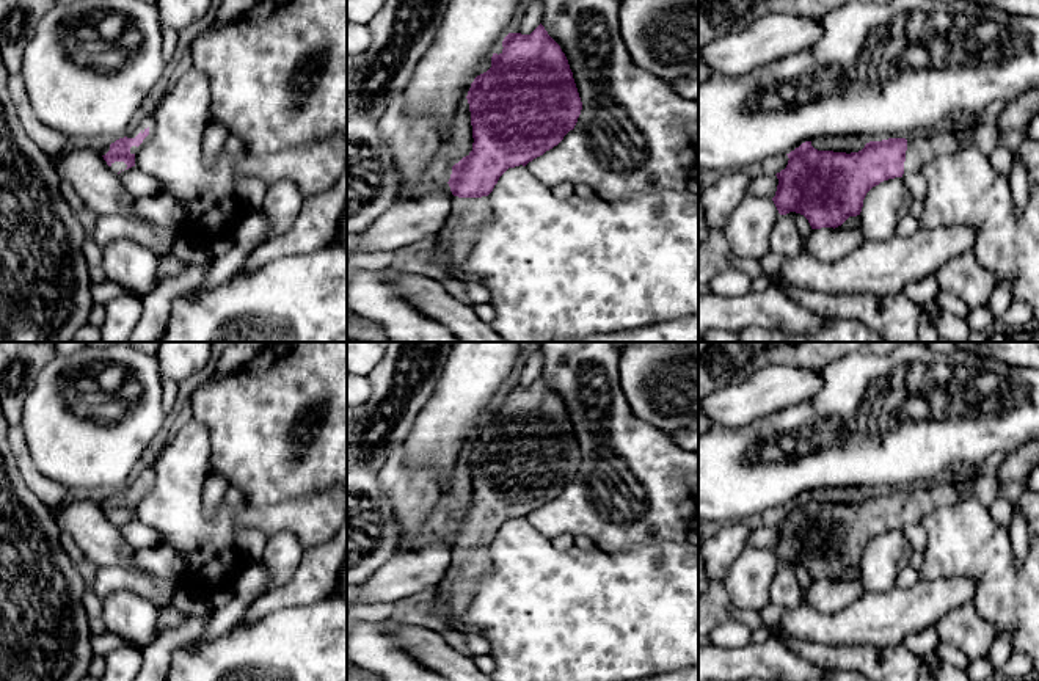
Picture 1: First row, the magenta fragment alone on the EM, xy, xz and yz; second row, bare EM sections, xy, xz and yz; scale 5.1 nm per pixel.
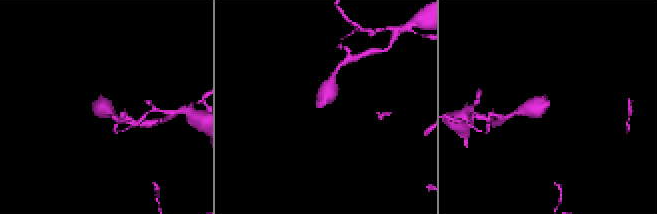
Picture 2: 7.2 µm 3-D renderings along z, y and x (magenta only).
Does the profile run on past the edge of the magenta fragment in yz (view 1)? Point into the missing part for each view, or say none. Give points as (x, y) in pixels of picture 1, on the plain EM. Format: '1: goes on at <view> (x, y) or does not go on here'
1: goes on at yz (923, 498)

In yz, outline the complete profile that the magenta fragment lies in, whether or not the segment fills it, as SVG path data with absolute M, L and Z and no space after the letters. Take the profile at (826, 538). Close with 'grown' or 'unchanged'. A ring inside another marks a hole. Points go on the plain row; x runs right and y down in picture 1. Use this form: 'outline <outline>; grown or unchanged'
outline M945 479L921 482L907 490L869 493L859 504L818 502L811 493L802 494L788 507L788 516L777 524L778 537L772 549L780 566L796 563L804 566L811 581L838 579L849 568L862 563L866 544L884 532L902 529L904 524L918 524L939 507L961 499L959 490Z; grown

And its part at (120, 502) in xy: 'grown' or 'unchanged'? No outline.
grown

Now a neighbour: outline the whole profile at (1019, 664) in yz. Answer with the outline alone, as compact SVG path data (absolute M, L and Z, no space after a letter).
M1014 653L1003 667L1003 673L1014 681L1022 681L1031 670L1033 661L1025 653Z

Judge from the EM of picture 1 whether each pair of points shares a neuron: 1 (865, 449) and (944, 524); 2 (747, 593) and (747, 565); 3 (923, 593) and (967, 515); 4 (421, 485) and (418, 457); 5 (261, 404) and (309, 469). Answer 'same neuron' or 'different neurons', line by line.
1: different neurons
2: same neuron
3: different neurons
4: different neurons
5: same neuron

